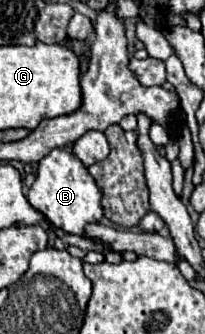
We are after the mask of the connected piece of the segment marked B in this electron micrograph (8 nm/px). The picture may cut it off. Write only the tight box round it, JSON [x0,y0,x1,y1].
[28,147,102,235]

